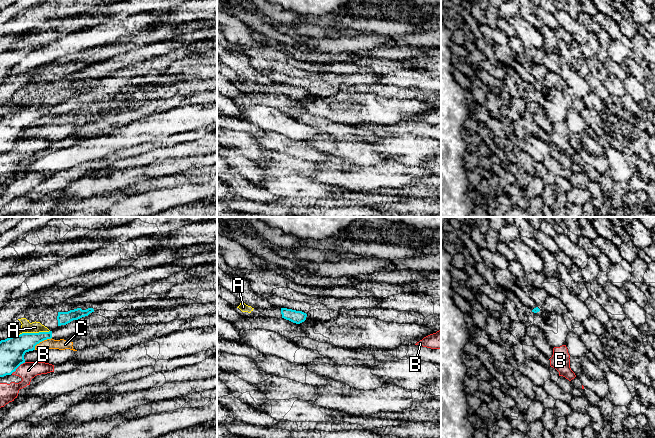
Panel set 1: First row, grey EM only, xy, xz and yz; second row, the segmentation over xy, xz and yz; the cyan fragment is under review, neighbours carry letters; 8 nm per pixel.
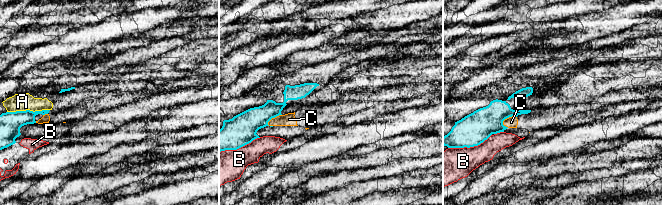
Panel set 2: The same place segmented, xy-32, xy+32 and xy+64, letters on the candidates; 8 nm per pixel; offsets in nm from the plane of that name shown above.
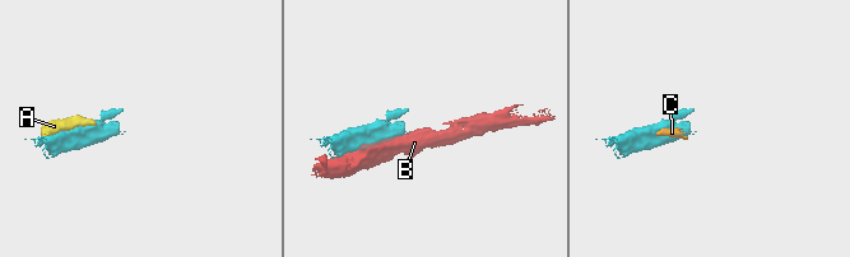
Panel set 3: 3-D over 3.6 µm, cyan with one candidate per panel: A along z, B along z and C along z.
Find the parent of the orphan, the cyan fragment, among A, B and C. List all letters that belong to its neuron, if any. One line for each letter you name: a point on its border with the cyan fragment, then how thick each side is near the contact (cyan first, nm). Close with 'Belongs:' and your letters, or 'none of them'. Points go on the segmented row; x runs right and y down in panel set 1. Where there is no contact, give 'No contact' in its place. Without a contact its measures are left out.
Belongs: none of them

